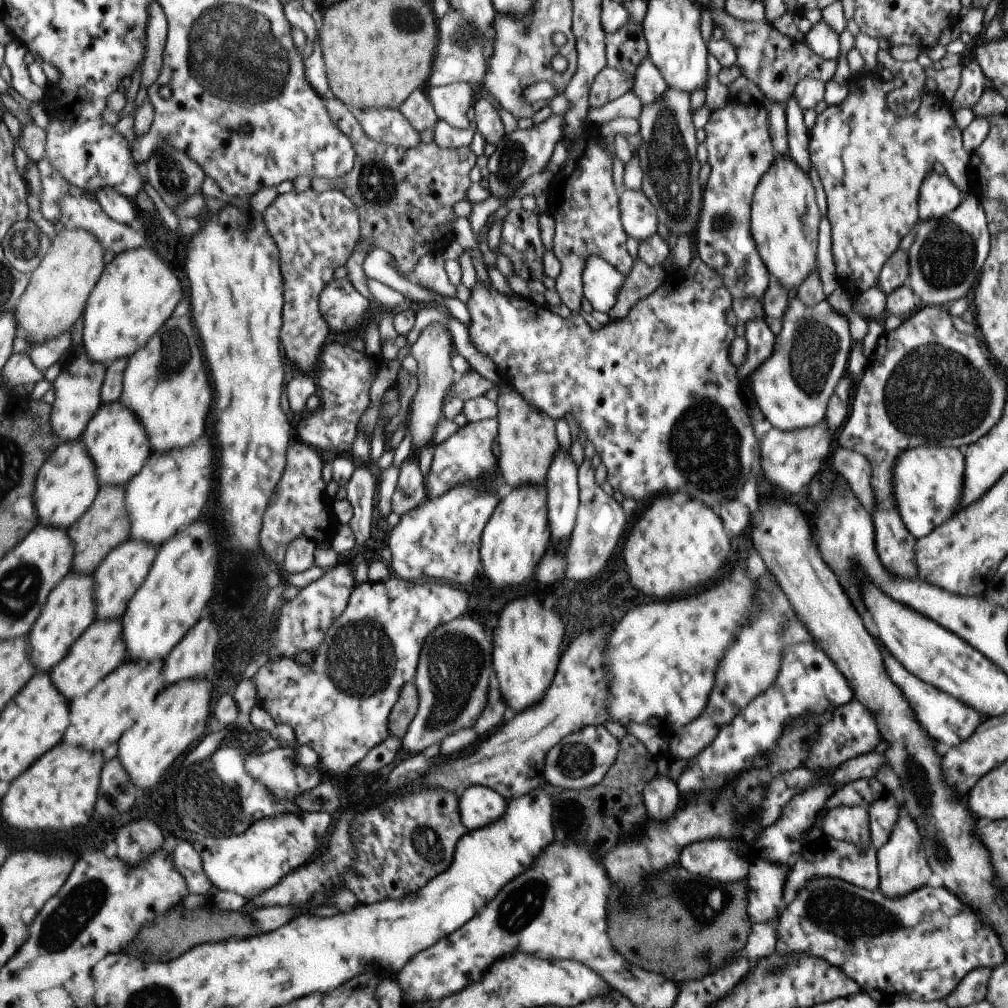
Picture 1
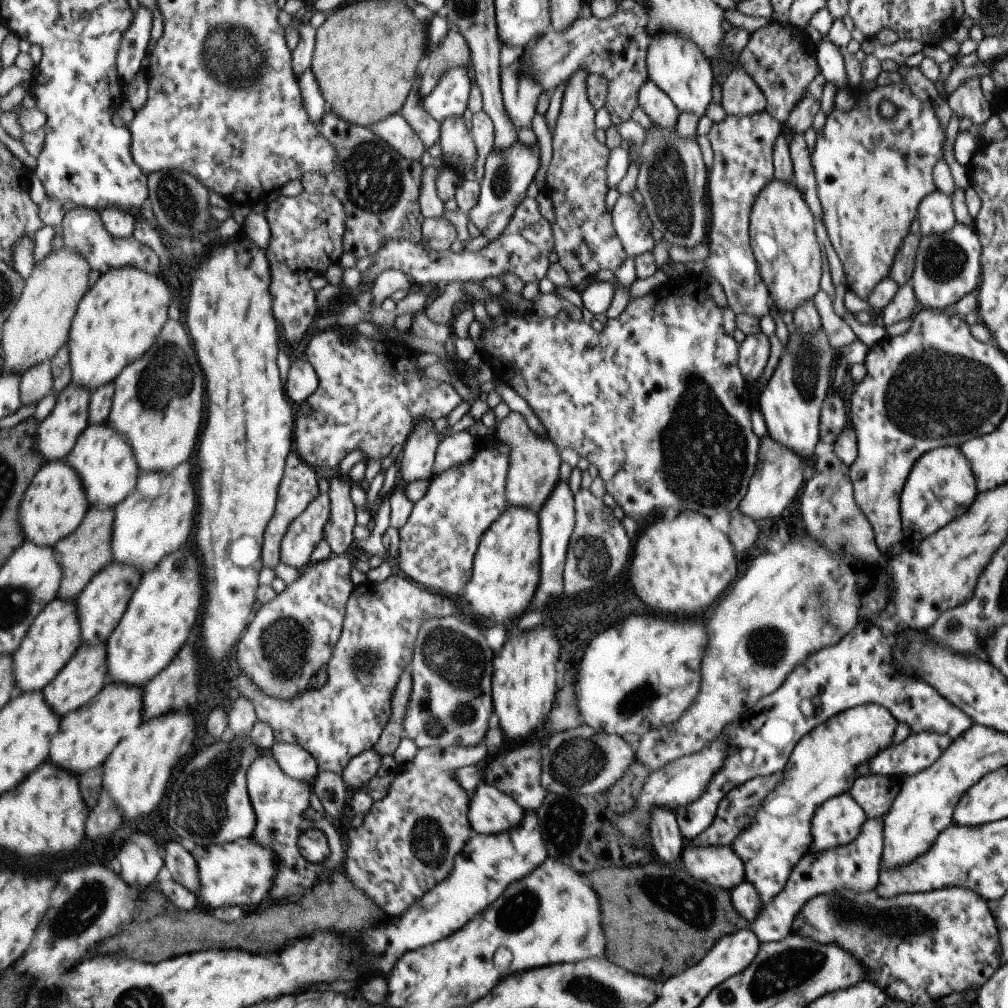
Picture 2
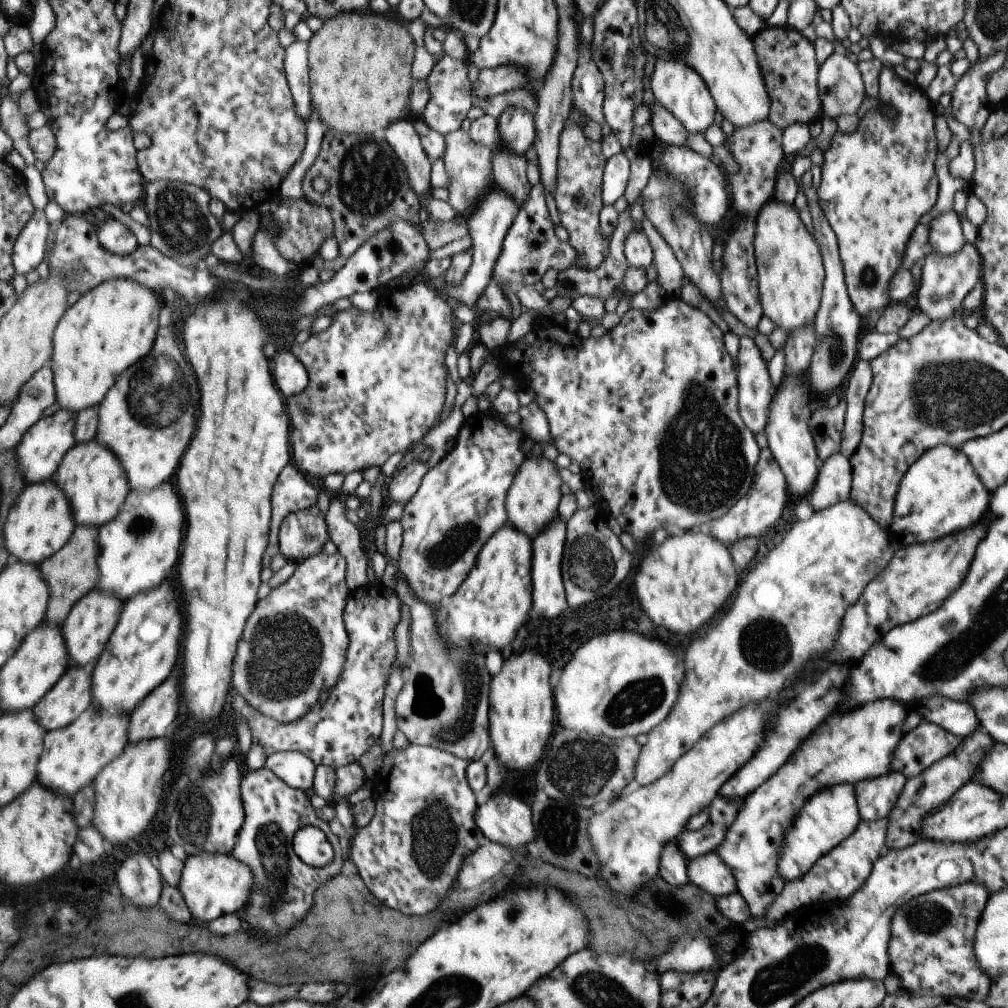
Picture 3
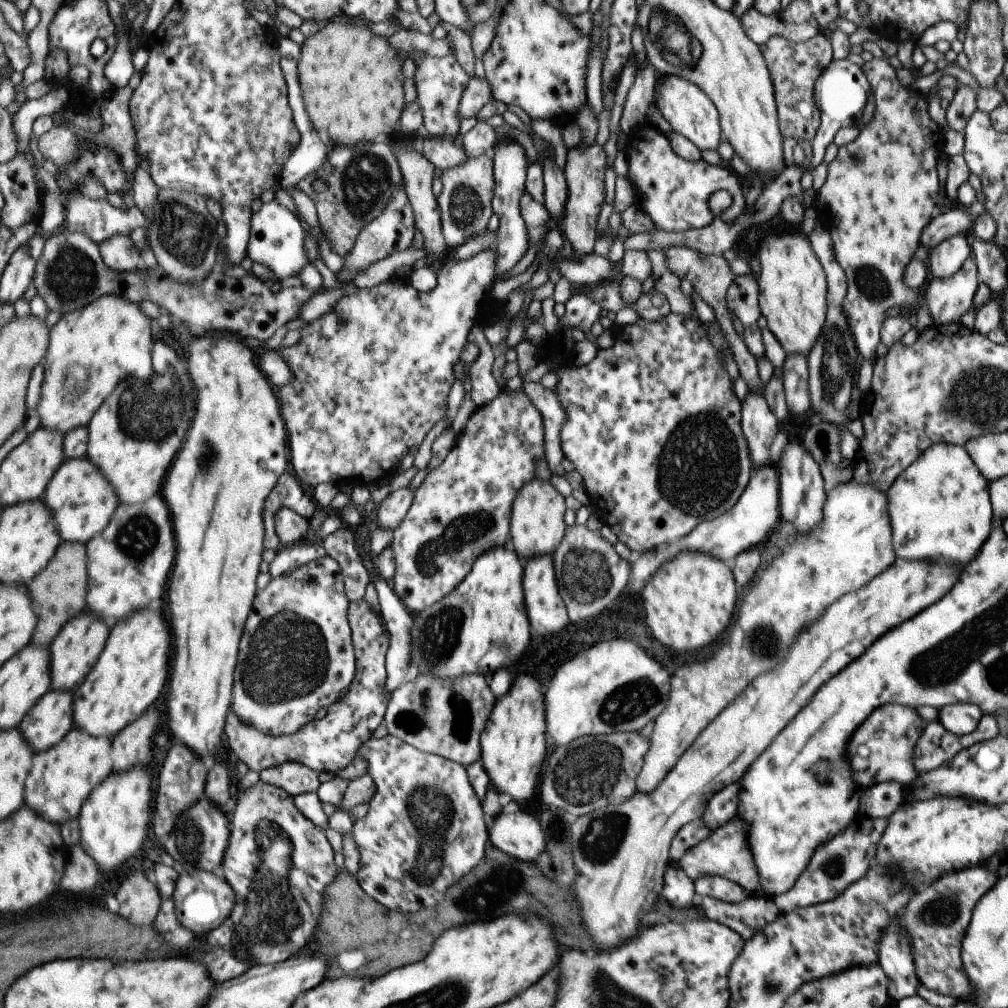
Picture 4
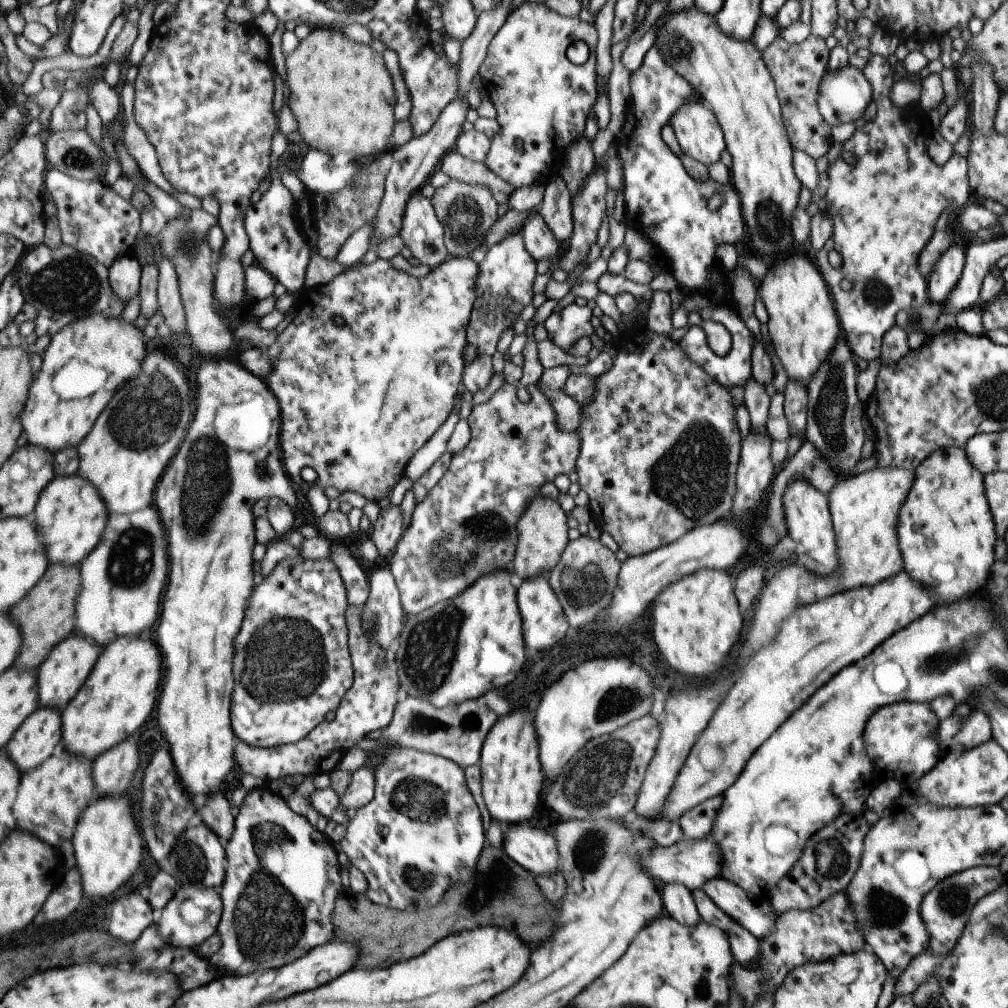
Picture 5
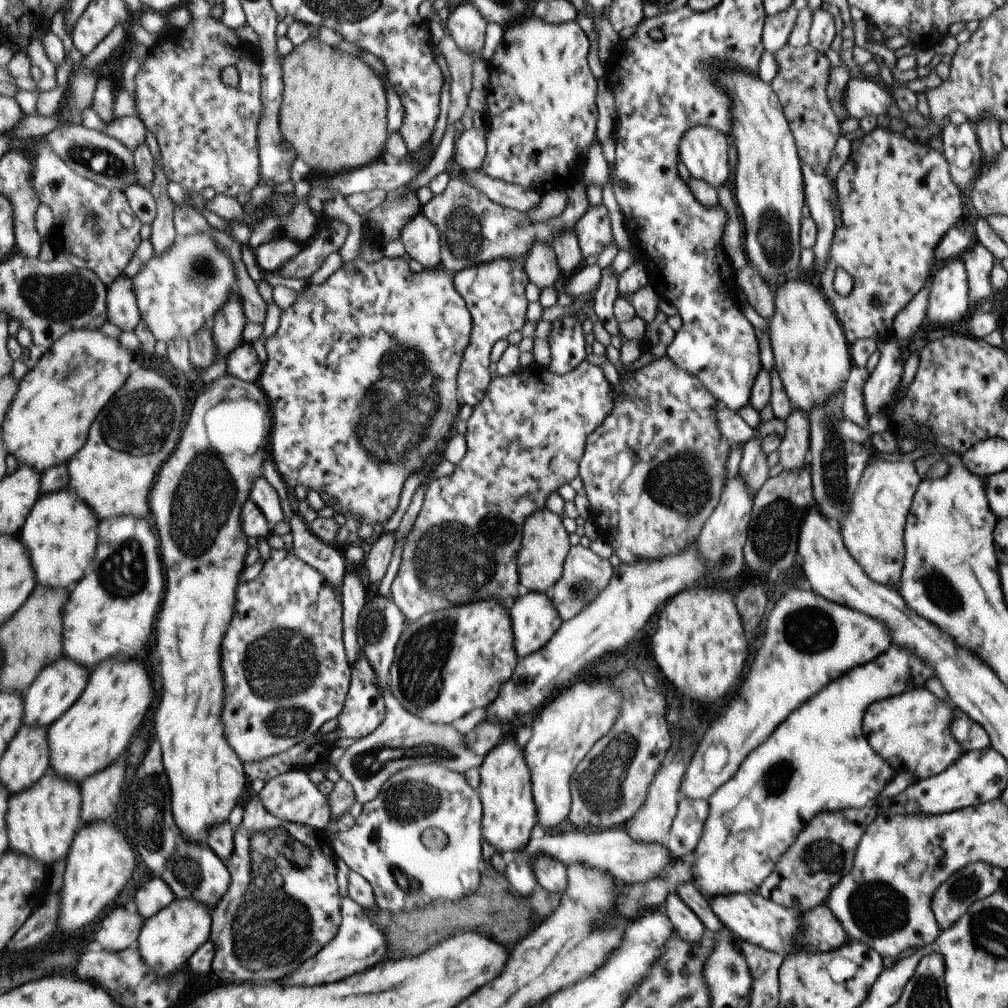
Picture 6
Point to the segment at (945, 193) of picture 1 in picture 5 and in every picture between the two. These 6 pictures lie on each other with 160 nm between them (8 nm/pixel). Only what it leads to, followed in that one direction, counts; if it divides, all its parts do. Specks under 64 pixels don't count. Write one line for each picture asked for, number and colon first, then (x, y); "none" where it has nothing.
2: (935, 216)
3: (944, 234)
4: (945, 258)
5: (941, 280)

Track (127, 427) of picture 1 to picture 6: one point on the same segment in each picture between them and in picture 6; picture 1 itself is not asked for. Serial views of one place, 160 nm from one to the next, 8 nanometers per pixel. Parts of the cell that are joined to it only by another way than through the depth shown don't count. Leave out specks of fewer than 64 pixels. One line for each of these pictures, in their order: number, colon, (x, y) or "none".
2: (104, 458)
3: (93, 476)
4: (83, 501)
5: (72, 516)
6: (60, 535)

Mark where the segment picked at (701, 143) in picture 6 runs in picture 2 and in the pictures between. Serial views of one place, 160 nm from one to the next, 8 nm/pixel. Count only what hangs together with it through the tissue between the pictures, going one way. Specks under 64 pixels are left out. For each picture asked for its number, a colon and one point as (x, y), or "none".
2: (677, 68)
3: (677, 87)
4: (687, 109)
5: (698, 133)

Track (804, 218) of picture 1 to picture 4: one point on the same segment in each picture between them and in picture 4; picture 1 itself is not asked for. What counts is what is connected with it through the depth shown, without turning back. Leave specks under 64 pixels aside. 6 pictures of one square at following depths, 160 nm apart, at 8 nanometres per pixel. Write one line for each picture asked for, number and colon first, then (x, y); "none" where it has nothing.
2: (781, 237)
3: (789, 268)
4: (792, 286)

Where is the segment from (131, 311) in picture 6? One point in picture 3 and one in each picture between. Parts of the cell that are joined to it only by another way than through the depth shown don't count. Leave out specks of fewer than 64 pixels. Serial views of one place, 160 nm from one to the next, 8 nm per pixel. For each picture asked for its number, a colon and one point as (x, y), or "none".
3: (115, 236)
4: (120, 252)
5: (126, 273)

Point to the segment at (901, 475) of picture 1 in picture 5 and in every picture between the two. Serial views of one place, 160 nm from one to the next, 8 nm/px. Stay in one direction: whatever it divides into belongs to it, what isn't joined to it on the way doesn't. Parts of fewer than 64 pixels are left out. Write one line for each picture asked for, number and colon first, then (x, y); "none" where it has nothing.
2: (940, 486)
3: (940, 493)
4: (938, 507)
5: (945, 532)

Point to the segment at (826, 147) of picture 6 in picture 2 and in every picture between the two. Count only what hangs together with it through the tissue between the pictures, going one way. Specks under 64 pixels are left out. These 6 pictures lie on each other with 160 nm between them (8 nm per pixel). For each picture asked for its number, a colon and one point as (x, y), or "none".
2: (780, 59)
3: (785, 57)
4: (793, 67)
5: (796, 69)

